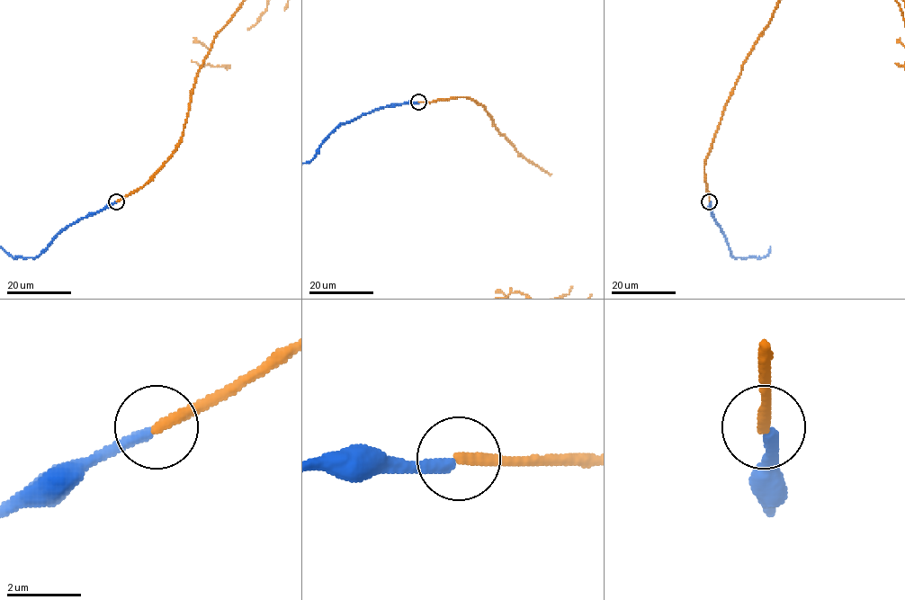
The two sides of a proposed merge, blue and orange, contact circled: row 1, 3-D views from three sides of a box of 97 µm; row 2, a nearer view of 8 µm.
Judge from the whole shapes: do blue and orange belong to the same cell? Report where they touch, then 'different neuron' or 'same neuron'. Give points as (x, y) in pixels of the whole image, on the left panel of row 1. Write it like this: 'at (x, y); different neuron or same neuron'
at (116, 201); different neuron

